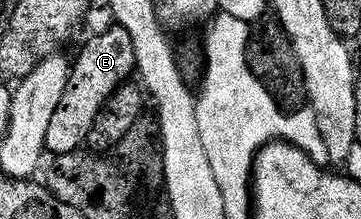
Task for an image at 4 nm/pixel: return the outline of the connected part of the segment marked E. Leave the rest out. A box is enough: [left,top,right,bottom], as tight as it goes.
[44,24,136,155]

